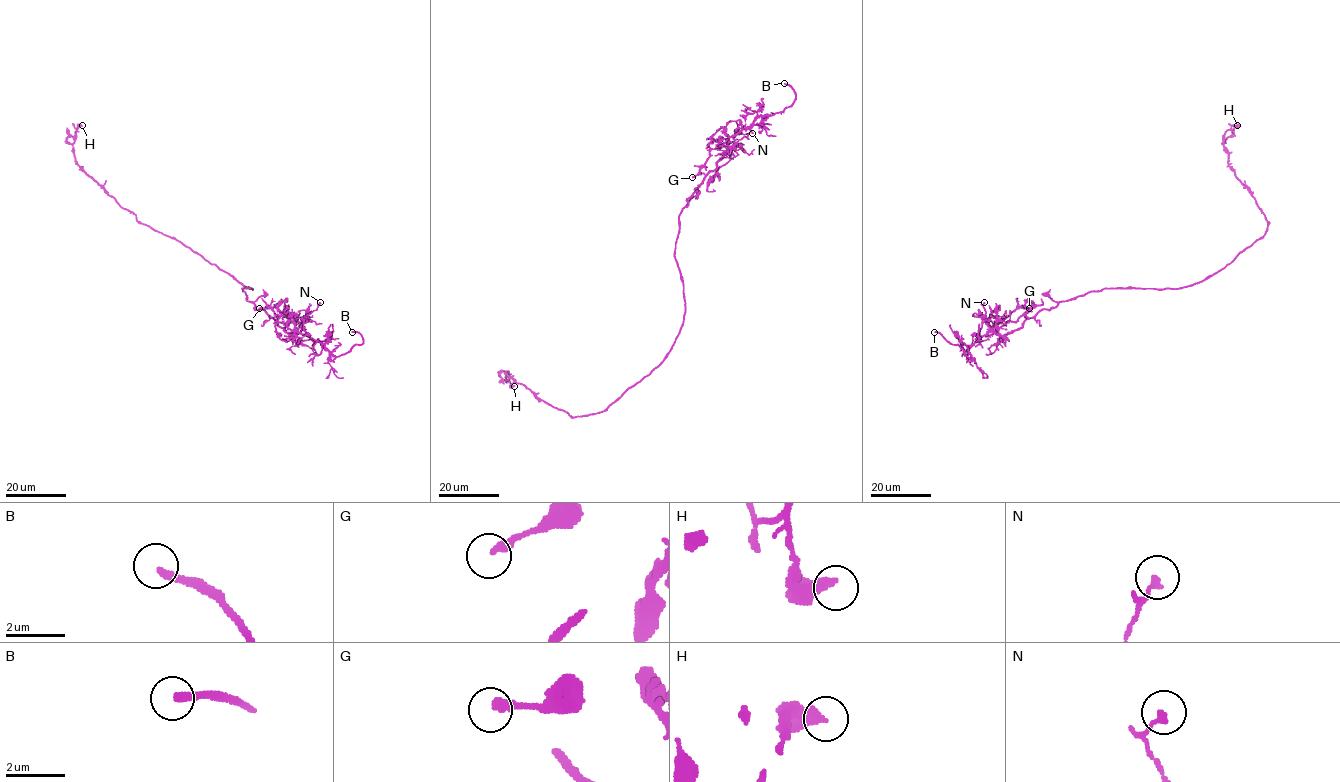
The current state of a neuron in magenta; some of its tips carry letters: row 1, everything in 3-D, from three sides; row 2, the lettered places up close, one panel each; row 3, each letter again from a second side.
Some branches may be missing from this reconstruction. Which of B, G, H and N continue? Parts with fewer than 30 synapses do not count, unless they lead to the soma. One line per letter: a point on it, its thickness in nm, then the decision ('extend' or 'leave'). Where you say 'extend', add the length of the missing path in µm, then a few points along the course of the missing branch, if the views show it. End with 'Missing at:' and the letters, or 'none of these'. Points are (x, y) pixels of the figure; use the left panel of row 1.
B: place (352, 332); calibre 240 nm; extend; missing 10 µm; course (352, 332), (336, 335), (336, 328)
G: place (259, 308); calibre 280 nm; leave
H: place (82, 125); calibre 400 nm; leave
N: place (320, 302); calibre 150 nm; leave
Missing at: B

